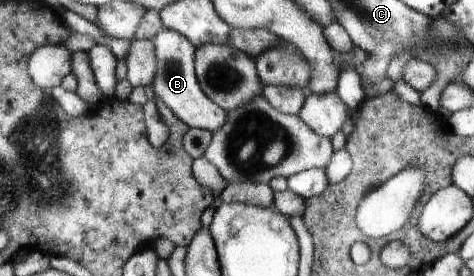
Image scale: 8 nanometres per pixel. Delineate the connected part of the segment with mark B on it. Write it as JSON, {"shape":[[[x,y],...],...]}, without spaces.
{"shape":[[[164,29],[154,40],[158,55],[158,74],[152,85],[157,92],[157,100],[164,101],[177,115],[186,121],[191,128],[206,129],[208,134],[220,131],[227,122],[227,112],[221,105],[214,104],[202,88],[201,79],[197,73],[197,47],[182,32]]]}

